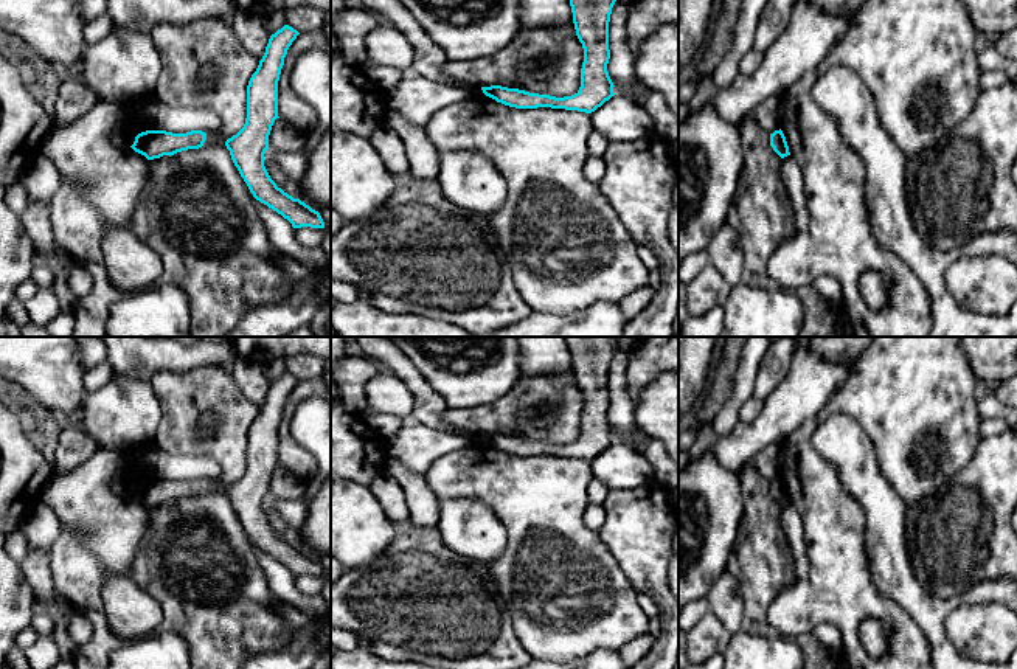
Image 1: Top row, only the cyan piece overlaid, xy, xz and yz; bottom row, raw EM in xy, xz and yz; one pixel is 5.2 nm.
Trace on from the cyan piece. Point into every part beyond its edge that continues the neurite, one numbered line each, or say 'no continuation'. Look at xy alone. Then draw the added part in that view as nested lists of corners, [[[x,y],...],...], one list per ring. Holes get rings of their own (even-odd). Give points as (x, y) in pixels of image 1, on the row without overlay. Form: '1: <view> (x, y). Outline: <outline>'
no continuation

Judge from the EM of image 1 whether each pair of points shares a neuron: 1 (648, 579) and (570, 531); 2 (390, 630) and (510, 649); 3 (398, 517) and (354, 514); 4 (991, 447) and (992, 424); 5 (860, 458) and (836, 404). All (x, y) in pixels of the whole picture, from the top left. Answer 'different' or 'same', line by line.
1: different
2: same
3: different
4: different
5: different

